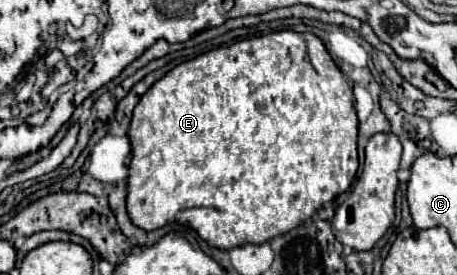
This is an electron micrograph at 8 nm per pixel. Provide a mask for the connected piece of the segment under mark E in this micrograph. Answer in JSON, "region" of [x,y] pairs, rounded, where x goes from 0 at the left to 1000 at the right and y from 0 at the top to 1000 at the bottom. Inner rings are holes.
{"region":[[[602,113],[589,127],[536,142],[510,156],[505,171],[470,178],[427,215],[400,222],[396,236],[379,244],[361,280],[339,295],[330,324],[309,353],[300,389],[291,396],[291,433],[282,462],[282,513],[287,513],[287,593],[282,593],[282,644],[278,644],[278,775],[313,840],[339,840],[361,811],[387,804],[414,818],[435,847],[440,869],[457,884],[457,898],[475,905],[510,905],[540,884],[584,884],[611,855],[659,818],[676,796],[707,738],[729,731],[737,709],[755,702],[781,629],[781,411],[772,389],[772,331],[768,295],[742,258],[742,244],[720,207],[707,149],[685,120],[650,120],[650,113]]]}

